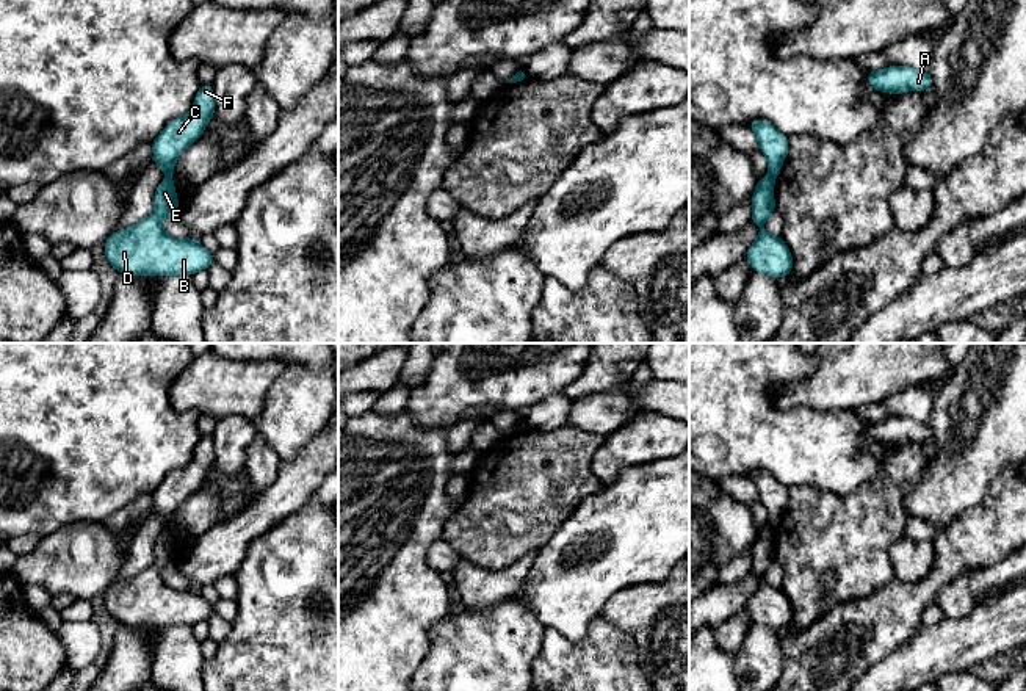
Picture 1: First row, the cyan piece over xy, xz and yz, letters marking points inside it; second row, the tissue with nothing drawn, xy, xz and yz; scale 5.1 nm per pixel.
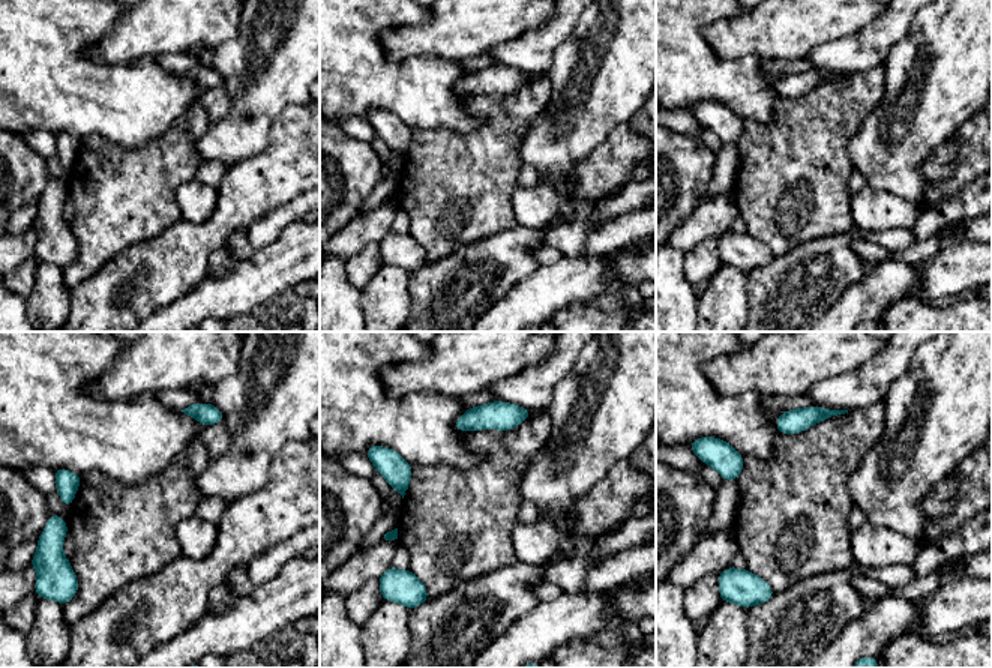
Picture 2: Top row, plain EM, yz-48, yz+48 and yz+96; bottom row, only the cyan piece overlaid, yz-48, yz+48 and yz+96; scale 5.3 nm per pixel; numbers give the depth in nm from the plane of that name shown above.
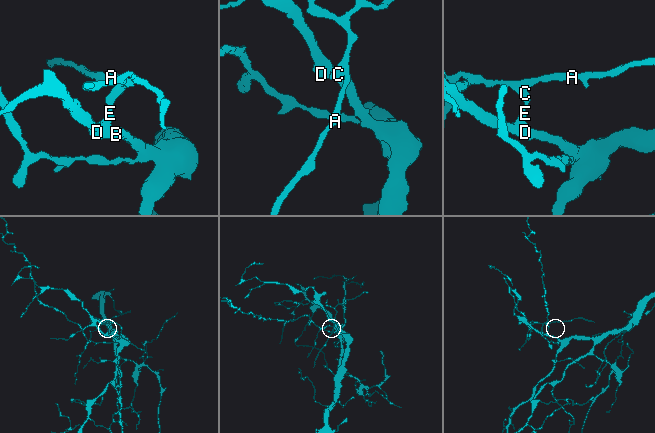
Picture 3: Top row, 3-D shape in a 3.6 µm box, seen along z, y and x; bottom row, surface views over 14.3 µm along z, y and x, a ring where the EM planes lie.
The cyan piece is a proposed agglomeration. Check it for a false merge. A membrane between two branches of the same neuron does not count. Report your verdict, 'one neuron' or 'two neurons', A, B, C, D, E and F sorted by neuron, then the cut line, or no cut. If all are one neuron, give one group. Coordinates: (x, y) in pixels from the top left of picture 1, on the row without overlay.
two neurons; A C F / B D E; cut in xy along (166, 527), (171, 528)

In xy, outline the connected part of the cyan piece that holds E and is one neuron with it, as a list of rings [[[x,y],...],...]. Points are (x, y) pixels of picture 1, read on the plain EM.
[[[166,528],[157,539],[155,563],[135,577],[116,581],[105,592],[108,614],[121,625],[147,627],[193,627],[207,620],[215,606],[199,591],[175,591],[169,588],[161,572],[175,564],[179,548],[172,528]]]

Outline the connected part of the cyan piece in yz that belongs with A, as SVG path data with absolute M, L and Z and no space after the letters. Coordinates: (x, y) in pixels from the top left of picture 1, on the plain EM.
M893 415L883 421L869 421L868 436L874 442L902 445L915 440L927 442L932 439L932 428L929 423L919 423L907 417Z

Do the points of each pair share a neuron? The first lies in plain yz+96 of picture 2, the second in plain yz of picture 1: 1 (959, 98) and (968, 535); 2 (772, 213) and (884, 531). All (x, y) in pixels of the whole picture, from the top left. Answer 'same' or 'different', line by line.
1: different
2: same

